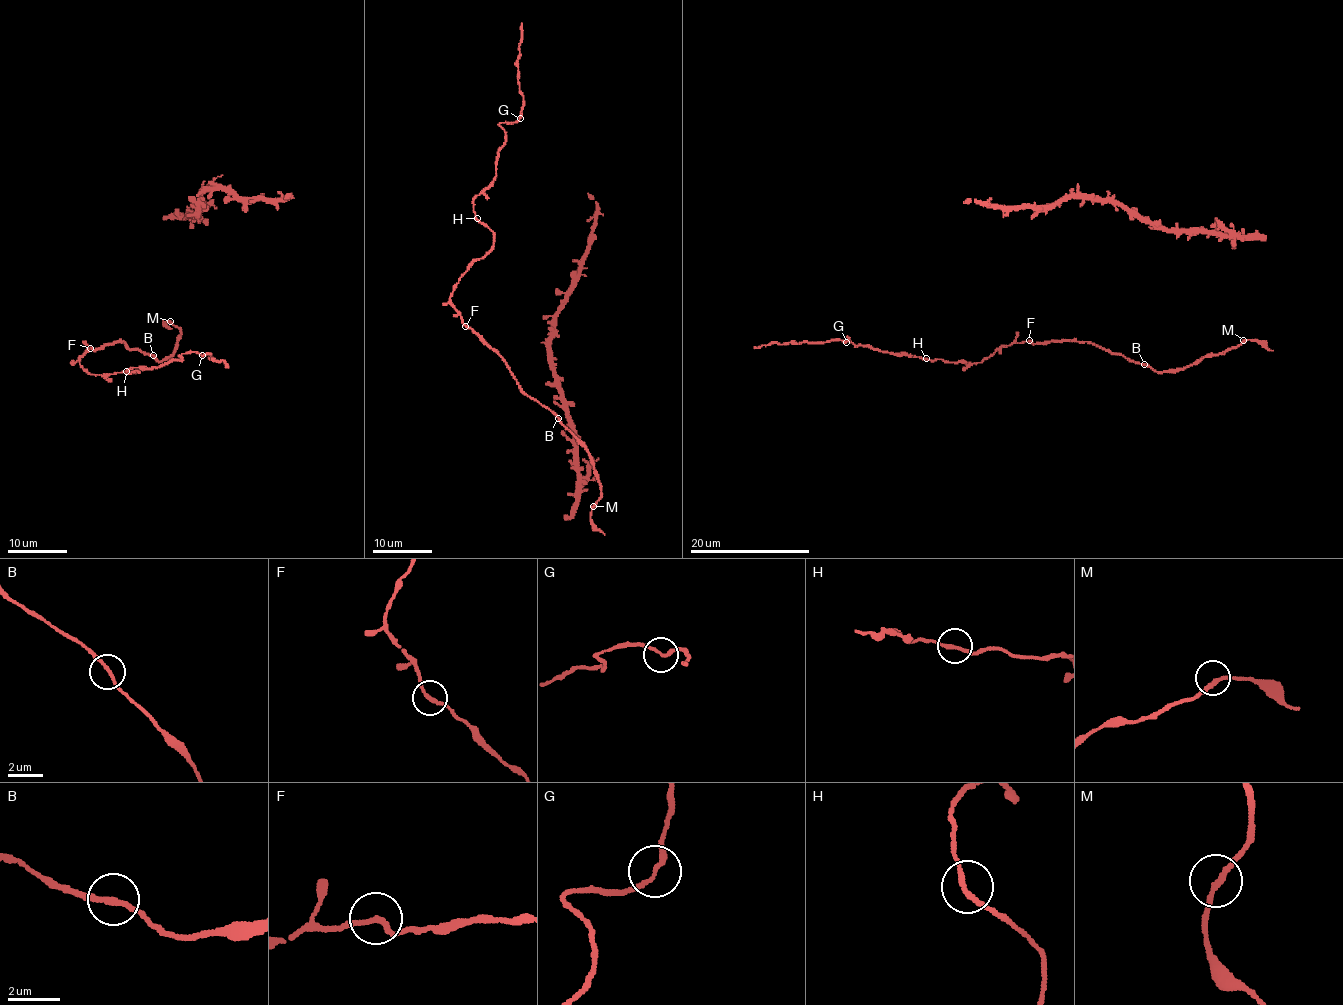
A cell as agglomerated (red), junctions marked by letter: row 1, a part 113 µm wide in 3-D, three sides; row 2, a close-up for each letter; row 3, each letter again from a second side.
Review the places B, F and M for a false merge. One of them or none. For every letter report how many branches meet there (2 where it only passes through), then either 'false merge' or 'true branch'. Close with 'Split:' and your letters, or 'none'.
B: 2 branches meet; true branch
F: 2 branches meet; true branch
M: 2 branches meet; true branch
Split: none

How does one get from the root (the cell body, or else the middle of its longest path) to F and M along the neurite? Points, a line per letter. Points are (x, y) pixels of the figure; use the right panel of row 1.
F: (1150, 367), (1086, 341), (1051, 340), (1035, 343), (1029, 340)
M: (1150, 367), (1156, 371), (1174, 372), (1205, 357), (1236, 348), (1243, 340)

